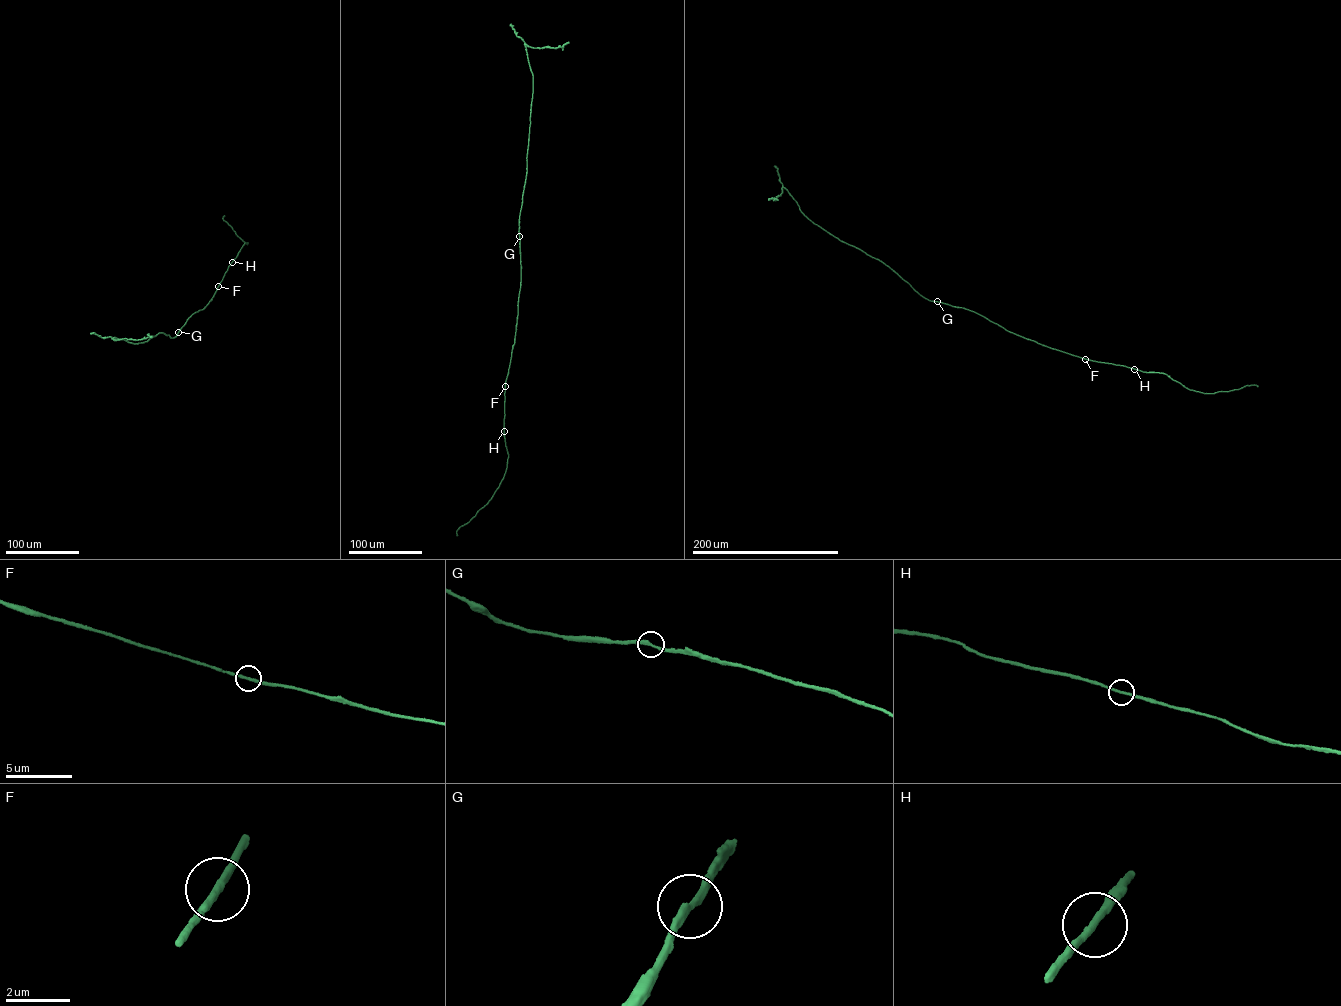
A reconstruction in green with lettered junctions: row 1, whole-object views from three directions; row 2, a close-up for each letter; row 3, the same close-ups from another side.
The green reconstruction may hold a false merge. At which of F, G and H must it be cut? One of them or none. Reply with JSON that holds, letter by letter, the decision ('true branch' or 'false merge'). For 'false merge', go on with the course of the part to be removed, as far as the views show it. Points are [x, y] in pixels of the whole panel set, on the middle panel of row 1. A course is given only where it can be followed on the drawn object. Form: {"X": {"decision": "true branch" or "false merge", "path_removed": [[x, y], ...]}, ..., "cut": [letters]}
{"F": {"decision": "true branch"}, "G": {"decision": "true branch"}, "H": {"decision": "true branch"}, "cut": []}

